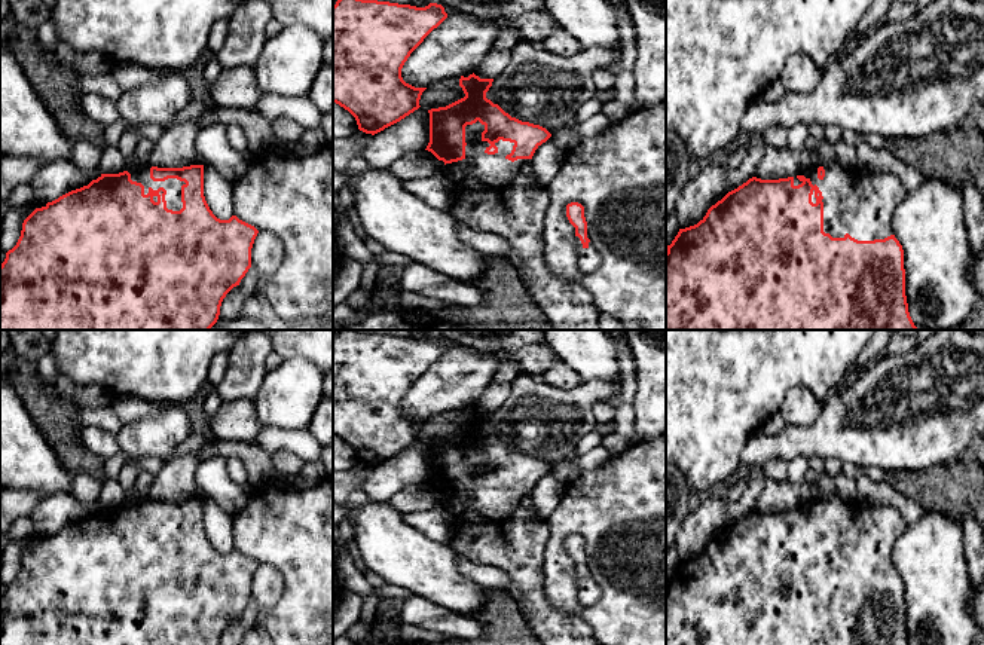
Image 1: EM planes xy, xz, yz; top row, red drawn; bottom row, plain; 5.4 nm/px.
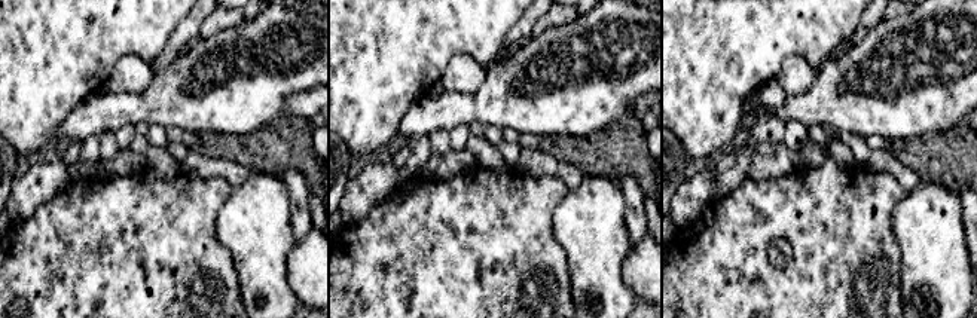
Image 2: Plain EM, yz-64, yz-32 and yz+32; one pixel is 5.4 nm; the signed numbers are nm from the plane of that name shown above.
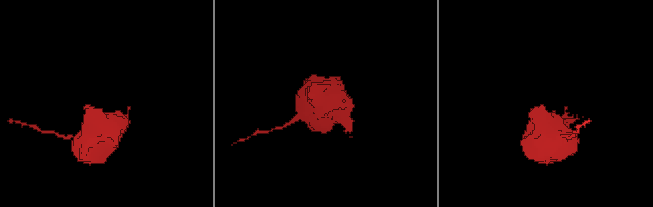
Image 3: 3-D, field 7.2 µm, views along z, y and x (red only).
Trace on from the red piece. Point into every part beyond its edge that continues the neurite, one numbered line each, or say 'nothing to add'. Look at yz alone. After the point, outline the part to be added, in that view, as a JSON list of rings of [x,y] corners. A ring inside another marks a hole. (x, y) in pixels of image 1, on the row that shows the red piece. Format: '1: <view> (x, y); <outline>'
1: yz (856, 202); [[[840,163],[823,166],[825,177],[818,178],[819,166],[806,166],[794,177],[794,186],[801,184],[797,177],[804,175],[822,192],[823,202],[823,232],[832,238],[844,238],[849,233],[858,241],[884,239],[893,235],[892,215],[898,204],[908,190],[893,174],[870,174],[862,168],[844,169]]]

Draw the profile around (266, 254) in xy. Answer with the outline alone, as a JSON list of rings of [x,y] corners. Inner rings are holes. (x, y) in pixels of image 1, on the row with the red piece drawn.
[[[259,230],[251,248],[251,266],[262,281],[273,275],[284,259],[284,247],[272,232]]]

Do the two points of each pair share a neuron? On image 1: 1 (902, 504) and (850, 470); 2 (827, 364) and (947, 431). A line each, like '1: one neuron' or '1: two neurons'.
1: one neuron
2: two neurons

